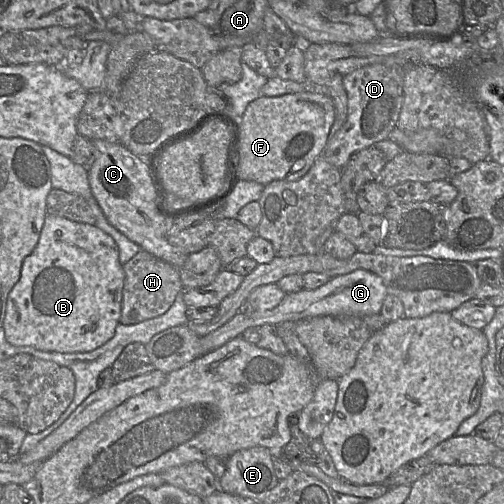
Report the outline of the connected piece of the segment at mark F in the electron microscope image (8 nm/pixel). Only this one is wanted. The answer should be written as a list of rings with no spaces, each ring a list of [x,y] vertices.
[[[314,88],[275,97],[260,96],[250,102],[237,124],[232,180],[267,185],[274,180],[295,181],[303,177],[323,151],[335,119],[331,98]]]

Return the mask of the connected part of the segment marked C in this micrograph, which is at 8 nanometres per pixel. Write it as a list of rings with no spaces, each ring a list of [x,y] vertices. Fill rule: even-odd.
[[[101,139],[92,141],[95,147],[95,160],[88,171],[89,184],[108,222],[142,250],[178,269],[181,268],[188,255],[167,240],[172,220],[163,217],[156,210],[155,189],[144,159],[134,155],[121,143]]]

